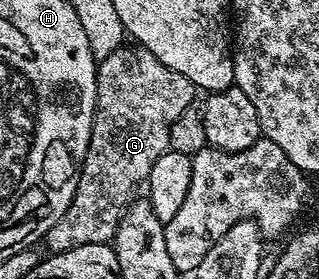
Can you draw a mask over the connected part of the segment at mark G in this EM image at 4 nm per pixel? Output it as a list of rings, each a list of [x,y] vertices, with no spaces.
[[[123,45],[110,53],[105,60],[98,63],[96,69],[96,112],[92,118],[92,132],[90,133],[90,141],[88,142],[88,152],[84,158],[84,163],[80,166],[80,176],[78,177],[78,185],[74,197],[70,201],[70,205],[66,209],[66,213],[62,213],[54,226],[51,227],[42,240],[43,246],[48,246],[47,249],[52,253],[61,251],[69,251],[70,249],[78,249],[78,245],[90,245],[91,243],[107,243],[111,244],[112,238],[116,235],[118,225],[124,216],[124,210],[128,208],[129,203],[133,202],[134,196],[137,194],[136,186],[143,184],[148,178],[150,169],[154,169],[154,161],[158,161],[158,157],[162,157],[162,153],[166,153],[170,148],[170,125],[174,125],[174,121],[178,121],[178,117],[182,117],[182,113],[187,107],[193,106],[195,95],[198,95],[198,88],[186,81],[186,77],[182,77],[182,73],[174,73],[174,69],[170,69],[166,65],[162,65],[162,61],[158,61],[158,57],[154,57],[154,53],[150,53],[146,48],[139,45]]]

